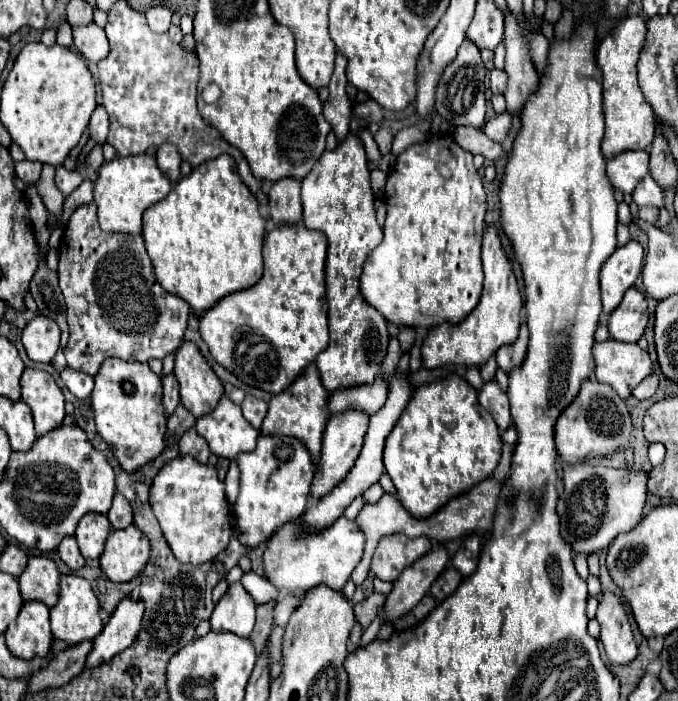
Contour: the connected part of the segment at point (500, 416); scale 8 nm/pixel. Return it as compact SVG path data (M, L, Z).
M496 380L484 382L484 386L478 392L478 402L484 410L488 410L492 414L492 418L498 424L500 432L510 428L512 420L510 420L508 398L506 398L506 392L500 388L500 384Z

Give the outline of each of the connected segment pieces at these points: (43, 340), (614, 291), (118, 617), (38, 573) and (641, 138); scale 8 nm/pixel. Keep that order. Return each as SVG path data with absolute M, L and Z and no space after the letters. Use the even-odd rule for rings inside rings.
M34 316L24 328L22 344L30 360L52 362L60 348L60 328L48 316Z
M630 240L628 244L618 246L614 254L604 262L600 272L604 316L608 316L620 304L624 292L630 286L634 286L642 268L642 258L644 258L642 244Z
M124 596L118 602L110 620L104 624L102 632L94 638L94 648L88 654L86 666L90 668L100 666L110 658L114 658L118 652L126 650L136 640L136 634L140 632L142 626L142 618L144 618L144 602Z
M30 556L24 572L18 576L20 594L24 600L38 600L54 606L58 600L58 568L46 556Z
M640 16L620 20L614 30L600 42L596 50L596 64L604 76L604 116L606 132L602 140L602 154L606 160L618 152L644 150L654 140L654 112L642 96L638 84L638 56L646 42L646 24Z

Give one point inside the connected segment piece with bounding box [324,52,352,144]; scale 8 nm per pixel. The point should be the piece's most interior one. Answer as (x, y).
(338, 109)

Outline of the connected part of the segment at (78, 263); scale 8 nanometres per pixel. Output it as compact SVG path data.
M94 202L80 206L70 222L66 224L62 246L60 246L60 264L58 264L60 288L66 298L66 314L70 326L70 338L64 348L66 362L70 368L96 376L104 358L122 358L148 362L152 358L164 358L176 352L182 344L186 320L190 306L176 294L166 292L154 278L150 258L144 248L142 234L108 234L102 232L96 220Z

